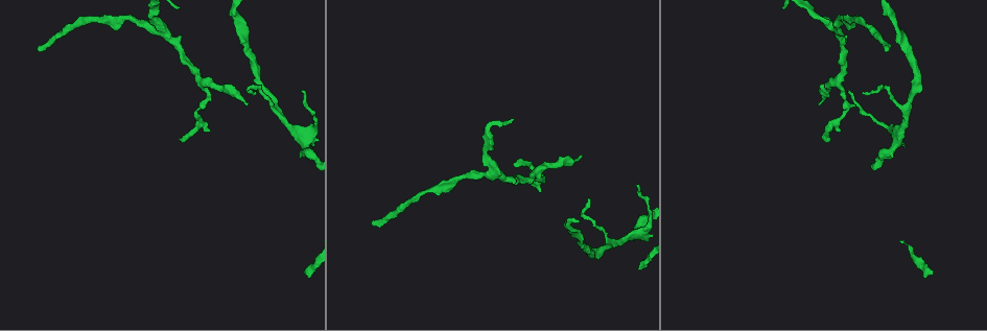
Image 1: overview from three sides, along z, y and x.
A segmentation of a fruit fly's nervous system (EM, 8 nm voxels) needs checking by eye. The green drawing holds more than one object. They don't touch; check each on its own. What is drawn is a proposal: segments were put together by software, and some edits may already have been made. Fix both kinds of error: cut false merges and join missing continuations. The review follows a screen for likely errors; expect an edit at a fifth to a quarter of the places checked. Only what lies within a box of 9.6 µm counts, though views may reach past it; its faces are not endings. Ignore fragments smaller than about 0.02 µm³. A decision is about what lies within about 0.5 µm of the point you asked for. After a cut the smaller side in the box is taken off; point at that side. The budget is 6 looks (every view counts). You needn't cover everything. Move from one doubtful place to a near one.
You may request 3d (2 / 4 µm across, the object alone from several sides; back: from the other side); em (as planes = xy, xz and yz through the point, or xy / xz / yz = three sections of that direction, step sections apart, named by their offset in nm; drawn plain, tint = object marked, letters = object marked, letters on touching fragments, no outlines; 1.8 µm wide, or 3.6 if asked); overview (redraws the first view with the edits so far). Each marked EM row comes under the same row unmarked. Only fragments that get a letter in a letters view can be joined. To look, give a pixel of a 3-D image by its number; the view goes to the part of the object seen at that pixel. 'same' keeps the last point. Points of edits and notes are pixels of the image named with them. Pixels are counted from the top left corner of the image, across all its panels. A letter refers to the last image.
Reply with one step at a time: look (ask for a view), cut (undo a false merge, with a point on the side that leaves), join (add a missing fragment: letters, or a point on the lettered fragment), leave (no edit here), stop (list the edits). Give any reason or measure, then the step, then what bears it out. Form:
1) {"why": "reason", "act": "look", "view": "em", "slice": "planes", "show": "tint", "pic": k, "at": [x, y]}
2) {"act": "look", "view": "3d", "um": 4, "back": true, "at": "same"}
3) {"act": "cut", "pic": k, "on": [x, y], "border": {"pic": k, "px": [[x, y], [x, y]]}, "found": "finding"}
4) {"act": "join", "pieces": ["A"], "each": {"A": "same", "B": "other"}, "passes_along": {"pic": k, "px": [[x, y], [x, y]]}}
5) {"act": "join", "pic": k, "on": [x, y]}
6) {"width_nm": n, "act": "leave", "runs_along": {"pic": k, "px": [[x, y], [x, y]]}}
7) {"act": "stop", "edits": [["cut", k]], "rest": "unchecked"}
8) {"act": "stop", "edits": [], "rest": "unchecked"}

{"why": "free end", "act": "look", "view": "3d", "um": 4, "back": true, "pic": 1, "at": [829, 138]}

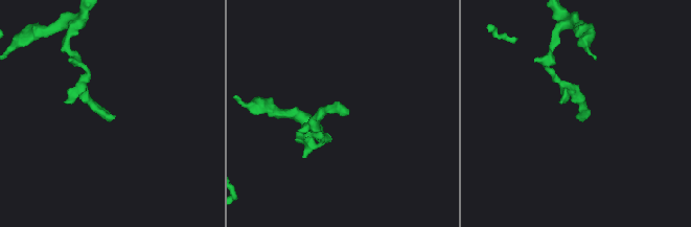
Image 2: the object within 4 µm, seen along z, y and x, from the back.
{"act": "look", "view": "em", "slice": "xy", "step": 8, "show": "tint", "pic": 2, "at": [579, 112]}

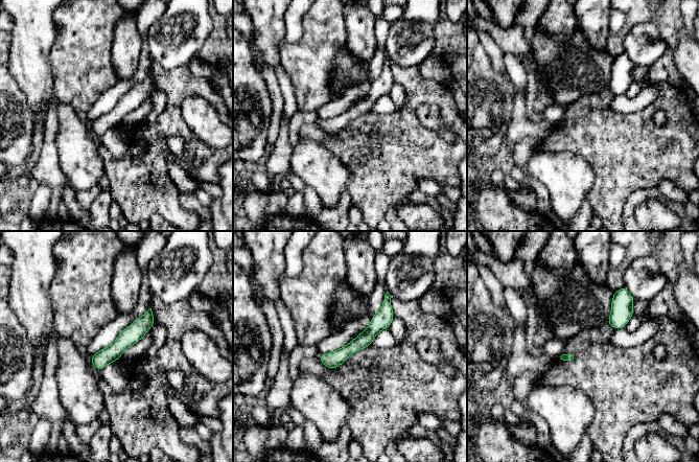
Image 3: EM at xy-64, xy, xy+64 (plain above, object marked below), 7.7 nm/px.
{"why": "cut it another way", "act": "look", "view": "em", "slice": "planes", "show": "letters", "at": "same"}

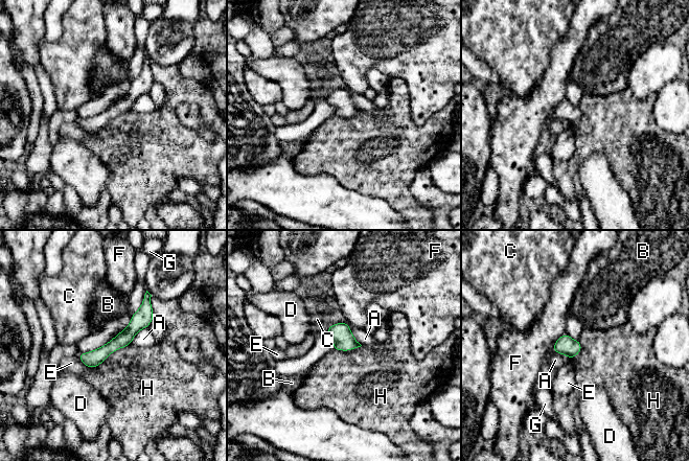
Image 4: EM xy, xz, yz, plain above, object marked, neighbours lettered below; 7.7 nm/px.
{"act": "leave", "each": {"A": "other", "B": "other", "C": "other", "D": "other", "E": "other", "F": "other", "G": "other", "H": "other"}, "runs_along": {"pic": 4, "px": [[146, 297], [143, 317], [85, 361]]}, "found": "no lettered fragment goes on from it"}

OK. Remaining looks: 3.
{"why": "arms part here", "act": "look", "view": "3d", "um": 2, "pic": 1, "at": [495, 167]}

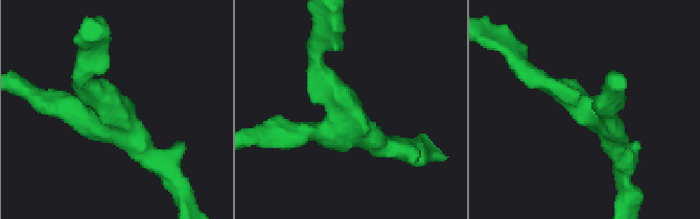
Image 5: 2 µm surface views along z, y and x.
{"arms": 3, "arm_widths_nm": [170, 180, 180], "why": "now the EM", "act": "look", "view": "em", "slice": "yz", "step": 8, "show": "tint", "pic": 5, "at": [594, 114]}

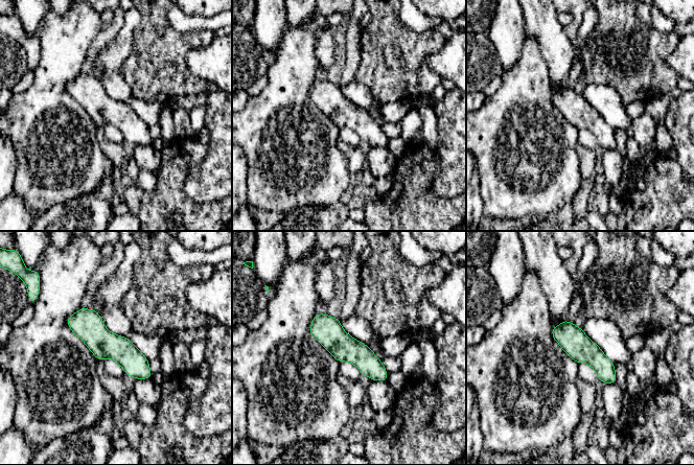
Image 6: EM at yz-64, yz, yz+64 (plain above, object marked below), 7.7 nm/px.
{"why": "cut it another way", "act": "look", "view": "em", "slice": "planes", "show": "letters", "at": "same"}

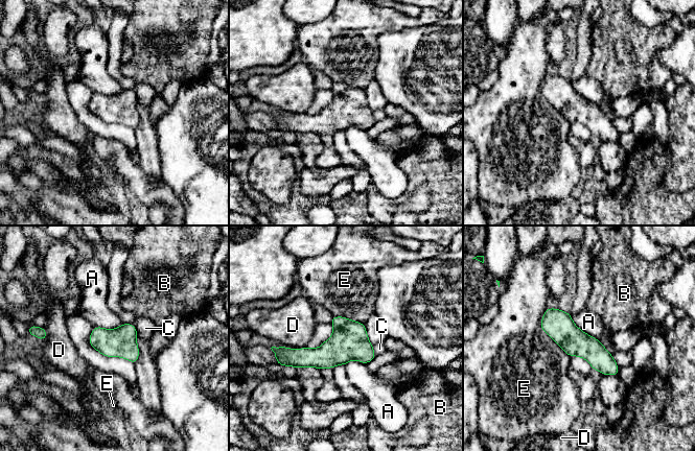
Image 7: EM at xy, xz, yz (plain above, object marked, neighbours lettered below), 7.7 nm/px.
{"width_nm": 220, "act": "leave", "each": {"A": "other", "B": "other", "C": "other", "D": "other", "E": "other"}, "border": {"pic": 7, "px": [[571, 316], [612, 354]]}, "found": "continuous, no second neuron"}

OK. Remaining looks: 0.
{"act": "stop", "edits": [], "rest": "unchecked"}

